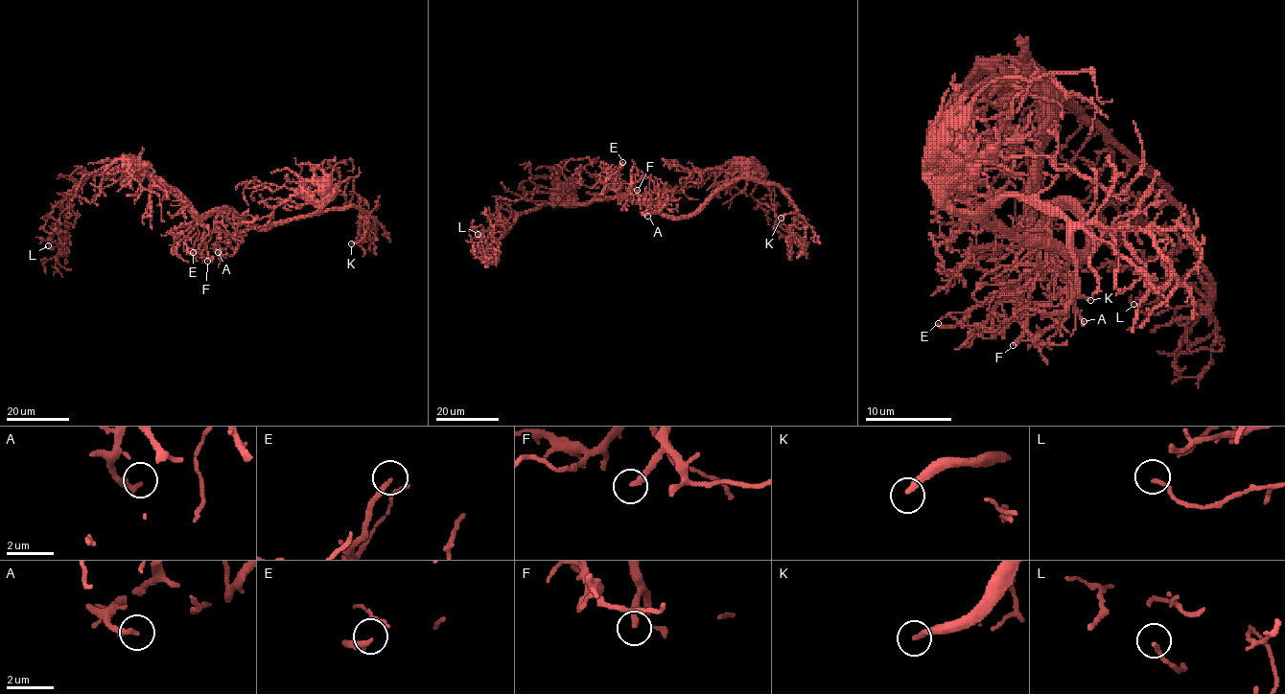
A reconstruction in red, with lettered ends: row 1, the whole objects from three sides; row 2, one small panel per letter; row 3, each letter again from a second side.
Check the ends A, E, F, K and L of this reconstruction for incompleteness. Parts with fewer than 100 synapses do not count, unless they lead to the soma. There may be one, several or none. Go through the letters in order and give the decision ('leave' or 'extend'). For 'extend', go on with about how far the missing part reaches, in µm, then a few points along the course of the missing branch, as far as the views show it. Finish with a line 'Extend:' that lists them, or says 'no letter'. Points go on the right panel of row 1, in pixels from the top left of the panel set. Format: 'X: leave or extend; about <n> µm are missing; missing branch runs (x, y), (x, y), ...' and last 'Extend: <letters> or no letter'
A: leave
E: leave
F: leave
K: extend; about 120 µm are missing
L: leave
Extend: K

